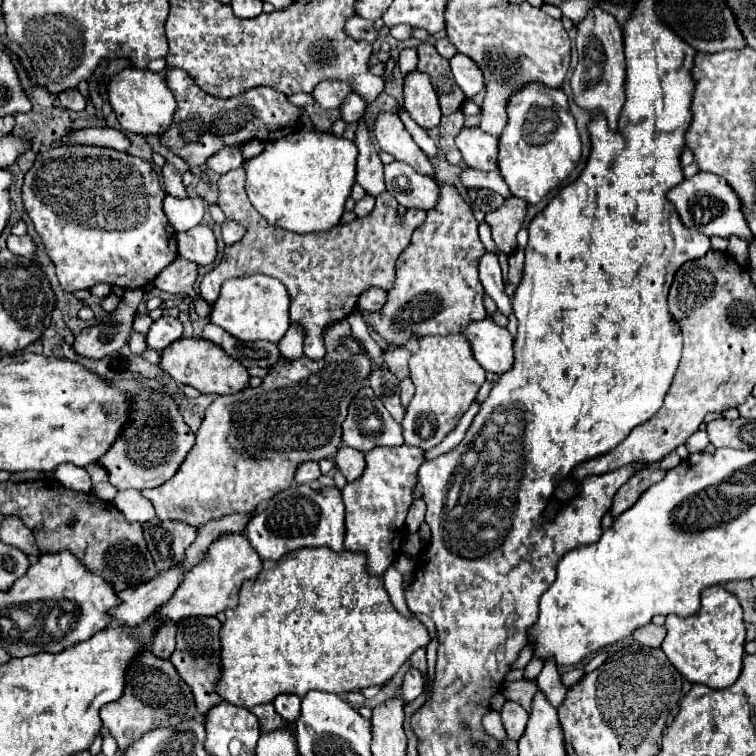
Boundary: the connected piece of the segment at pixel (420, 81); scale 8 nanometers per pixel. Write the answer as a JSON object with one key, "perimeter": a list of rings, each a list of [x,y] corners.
{"perimeter":[[[412,71],[404,77],[404,109],[422,129],[432,129],[440,123],[438,97],[426,73]]]}

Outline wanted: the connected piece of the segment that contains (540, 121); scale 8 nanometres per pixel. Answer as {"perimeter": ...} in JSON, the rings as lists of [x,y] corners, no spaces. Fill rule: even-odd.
{"perimeter":[[[530,83],[530,87],[514,93],[508,103],[508,125],[498,145],[498,169],[514,197],[538,203],[548,191],[558,187],[578,167],[582,157],[582,141],[564,91]]]}

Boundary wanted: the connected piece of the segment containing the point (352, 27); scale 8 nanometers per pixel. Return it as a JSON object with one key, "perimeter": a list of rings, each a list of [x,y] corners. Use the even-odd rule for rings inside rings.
{"perimeter":[[[352,15],[352,17],[346,19],[344,31],[346,31],[346,35],[350,35],[352,39],[366,41],[366,43],[372,43],[372,41],[378,37],[378,33],[372,29],[372,23],[366,21],[366,19],[362,19],[362,17],[356,17],[356,15]],[[372,31],[374,31],[374,35],[372,35]]]}

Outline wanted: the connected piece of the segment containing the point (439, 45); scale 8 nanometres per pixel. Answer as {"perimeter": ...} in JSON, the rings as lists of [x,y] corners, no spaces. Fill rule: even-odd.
{"perimeter":[[[442,37],[442,39],[438,39],[436,43],[434,43],[434,47],[436,47],[436,51],[444,57],[444,59],[452,59],[454,55],[456,55],[456,49],[454,49],[454,45],[446,39],[446,37]]]}

